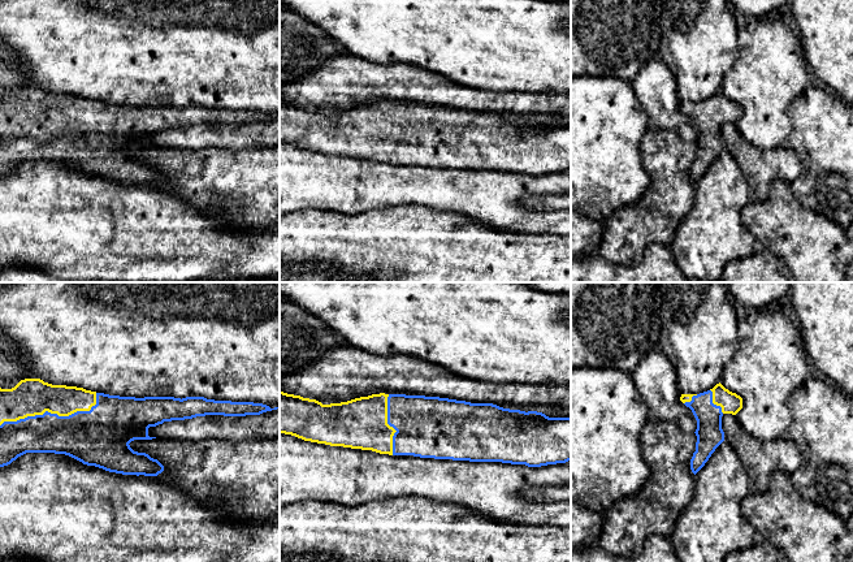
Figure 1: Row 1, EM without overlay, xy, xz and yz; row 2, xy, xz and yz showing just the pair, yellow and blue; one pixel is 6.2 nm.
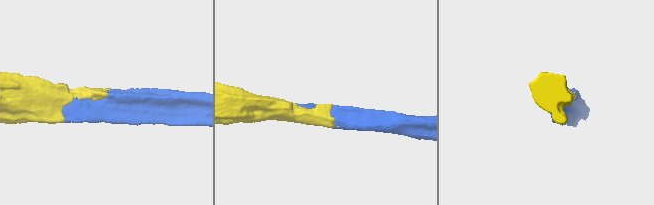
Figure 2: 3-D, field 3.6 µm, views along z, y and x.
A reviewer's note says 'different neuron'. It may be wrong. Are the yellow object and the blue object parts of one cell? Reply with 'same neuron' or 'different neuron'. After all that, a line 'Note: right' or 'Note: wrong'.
same neuron
Note: wrong

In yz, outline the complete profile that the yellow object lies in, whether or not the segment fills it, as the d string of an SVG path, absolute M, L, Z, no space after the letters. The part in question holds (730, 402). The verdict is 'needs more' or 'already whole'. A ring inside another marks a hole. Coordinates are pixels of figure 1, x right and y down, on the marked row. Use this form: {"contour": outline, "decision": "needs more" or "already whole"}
{"contour": "M719 382L700 394L681 394L680 401L692 410L697 420L696 451L690 459L690 470L696 475L724 441L722 416L736 415L742 408L742 398Z", "decision": "needs more"}

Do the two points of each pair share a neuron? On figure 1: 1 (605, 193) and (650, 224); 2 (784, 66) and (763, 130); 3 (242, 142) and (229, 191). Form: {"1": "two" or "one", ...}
{"1": "two", "2": "one", "3": "two"}

